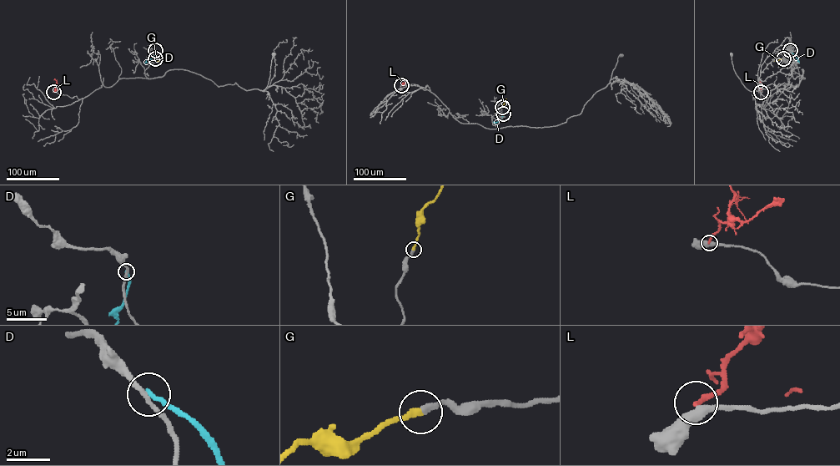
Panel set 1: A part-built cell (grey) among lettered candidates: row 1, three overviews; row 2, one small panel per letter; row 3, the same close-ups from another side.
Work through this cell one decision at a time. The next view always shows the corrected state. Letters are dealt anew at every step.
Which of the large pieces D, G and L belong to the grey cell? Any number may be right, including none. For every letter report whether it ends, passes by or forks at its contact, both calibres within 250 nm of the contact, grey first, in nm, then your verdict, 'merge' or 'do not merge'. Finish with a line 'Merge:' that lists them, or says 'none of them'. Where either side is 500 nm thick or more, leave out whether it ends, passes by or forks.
D: it ends | 220/240 nm | do not merge
G: it ends | 320/280 nm | merge
L: it ends | 440/200 nm | do not merge
Merge: G

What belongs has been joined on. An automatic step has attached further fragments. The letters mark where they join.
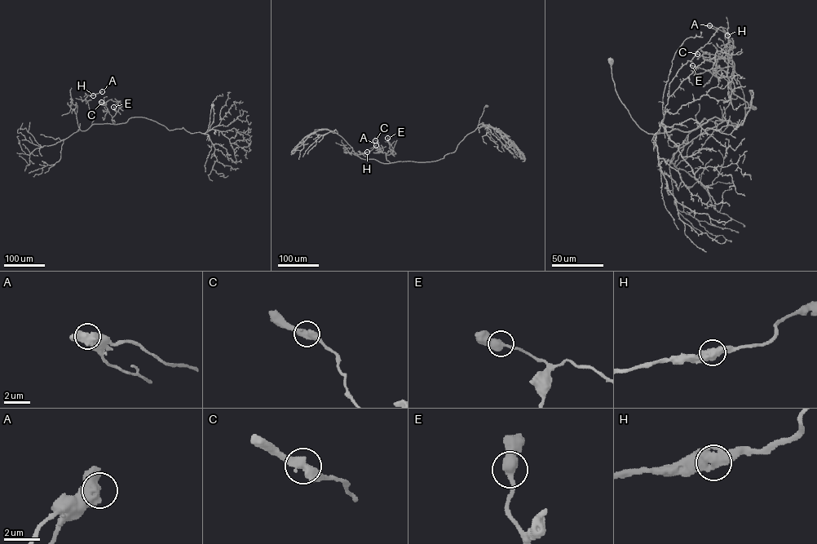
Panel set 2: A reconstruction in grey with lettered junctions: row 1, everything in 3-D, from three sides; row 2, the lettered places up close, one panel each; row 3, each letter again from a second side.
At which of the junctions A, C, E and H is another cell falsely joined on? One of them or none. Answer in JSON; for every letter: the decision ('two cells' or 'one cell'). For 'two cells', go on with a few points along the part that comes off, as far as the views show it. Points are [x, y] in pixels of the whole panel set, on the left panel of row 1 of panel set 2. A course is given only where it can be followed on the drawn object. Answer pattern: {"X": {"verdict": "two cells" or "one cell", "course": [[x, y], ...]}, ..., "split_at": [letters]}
{"A": {"verdict": "one cell"}, "C": {"verdict": "one cell"}, "E": {"verdict": "one cell"}, "H": {"verdict": "one cell"}, "split_at": []}

